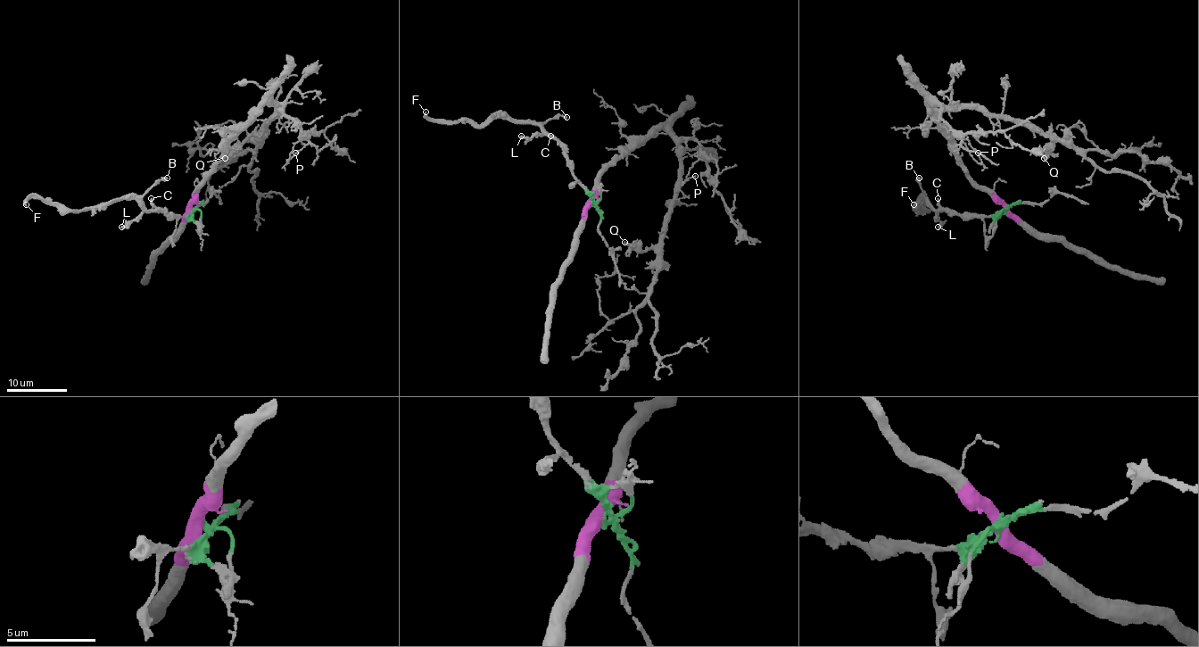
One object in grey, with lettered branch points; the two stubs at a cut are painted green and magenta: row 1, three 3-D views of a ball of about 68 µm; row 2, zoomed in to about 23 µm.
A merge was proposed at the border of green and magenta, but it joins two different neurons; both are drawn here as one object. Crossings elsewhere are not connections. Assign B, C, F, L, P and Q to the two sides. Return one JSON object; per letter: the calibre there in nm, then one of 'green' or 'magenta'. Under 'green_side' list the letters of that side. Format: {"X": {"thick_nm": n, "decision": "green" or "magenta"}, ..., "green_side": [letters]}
{"B": {"thick_nm": 280, "decision": "green"}, "C": {"thick_nm": 240, "decision": "green"}, "F": {"thick_nm": 280, "decision": "green"}, "L": {"thick_nm": 260, "decision": "green"}, "P": {"thick_nm": 120, "decision": "magenta"}, "Q": {"thick_nm": 150, "decision": "magenta"}, "green_side": ["B", "C", "F", "L"]}

